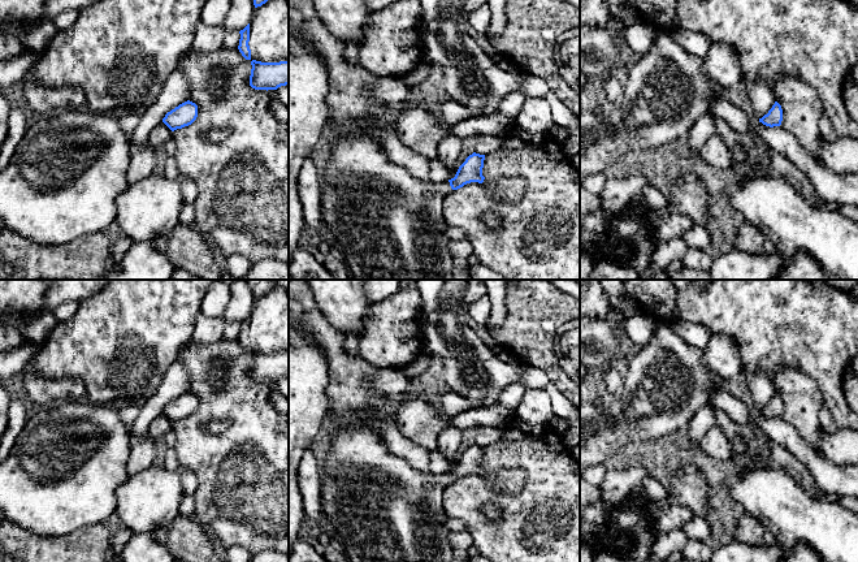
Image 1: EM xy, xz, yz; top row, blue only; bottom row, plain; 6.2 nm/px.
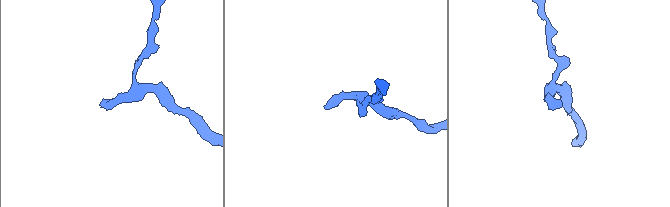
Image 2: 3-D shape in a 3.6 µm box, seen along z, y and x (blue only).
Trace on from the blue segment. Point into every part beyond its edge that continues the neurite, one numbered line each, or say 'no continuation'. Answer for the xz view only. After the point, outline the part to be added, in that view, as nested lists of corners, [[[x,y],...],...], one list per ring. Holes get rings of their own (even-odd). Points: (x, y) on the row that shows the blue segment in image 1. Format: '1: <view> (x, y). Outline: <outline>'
1: xz (389, 224). Outline: [[[370,129],[348,130],[341,133],[334,142],[333,148],[328,152],[329,160],[322,170],[320,170],[321,190],[321,221],[324,230],[330,234],[333,243],[338,243],[344,264],[354,280],[454,280],[454,259],[448,250],[450,239],[445,234],[450,228],[443,219],[443,199],[454,191],[448,181],[433,183],[422,181],[412,176],[406,168],[395,164],[381,147],[377,133]]]

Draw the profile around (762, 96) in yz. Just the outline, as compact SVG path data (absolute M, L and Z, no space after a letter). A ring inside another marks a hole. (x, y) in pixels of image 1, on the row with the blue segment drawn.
M754 79L745 85L748 96L758 118L762 118L776 101L774 90L764 79Z

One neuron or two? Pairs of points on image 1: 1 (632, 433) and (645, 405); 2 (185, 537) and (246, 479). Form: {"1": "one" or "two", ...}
{"1": "one", "2": "two"}

